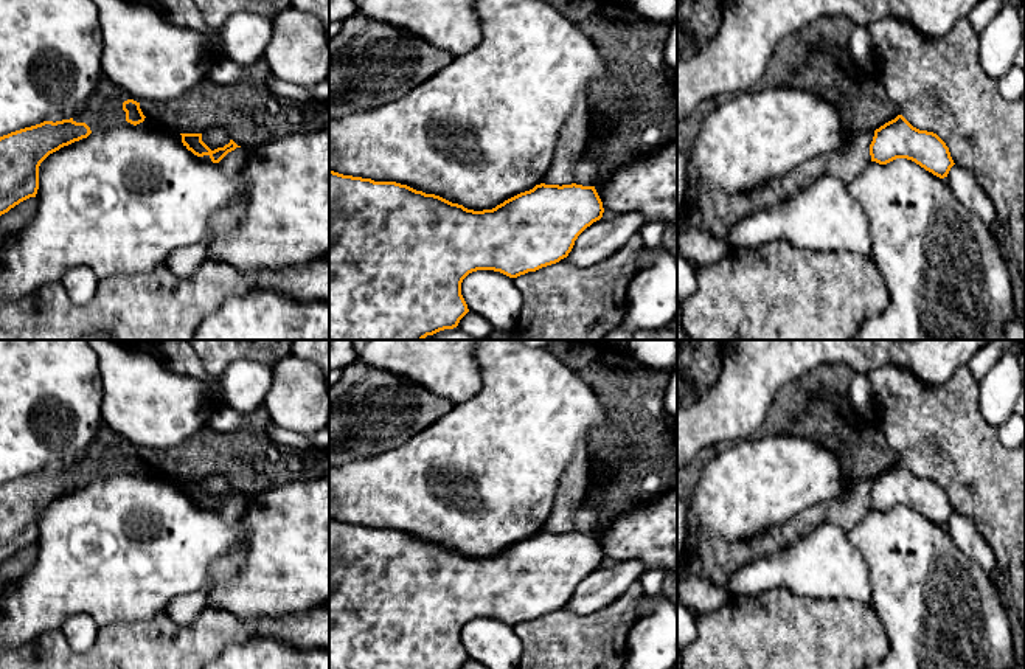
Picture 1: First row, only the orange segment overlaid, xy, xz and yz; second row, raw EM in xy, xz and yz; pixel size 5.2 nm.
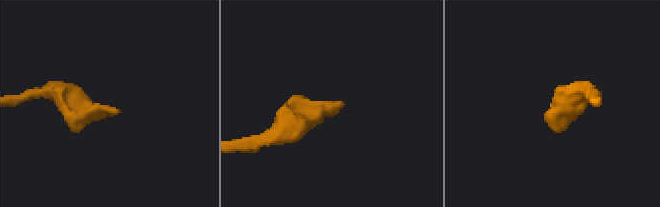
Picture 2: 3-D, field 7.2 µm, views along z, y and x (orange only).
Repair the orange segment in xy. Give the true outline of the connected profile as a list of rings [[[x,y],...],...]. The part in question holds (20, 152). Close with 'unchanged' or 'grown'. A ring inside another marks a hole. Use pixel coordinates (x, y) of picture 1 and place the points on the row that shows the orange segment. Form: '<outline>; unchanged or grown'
[[[73,118],[43,121],[0,137],[0,216],[36,197],[39,166],[53,152],[92,133]]]; unchanged

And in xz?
[[[329,169],[329,340],[424,340],[453,329],[469,312],[461,295],[461,283],[469,273],[494,270],[517,278],[556,264],[603,213],[595,186],[576,183],[540,183],[492,210],[474,211],[407,185]]]; unchanged

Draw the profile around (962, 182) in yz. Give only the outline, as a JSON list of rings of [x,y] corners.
[[[954,165],[947,174],[947,183],[958,200],[977,217],[980,217],[988,228],[992,228],[994,206],[982,191],[975,177],[969,171]]]

